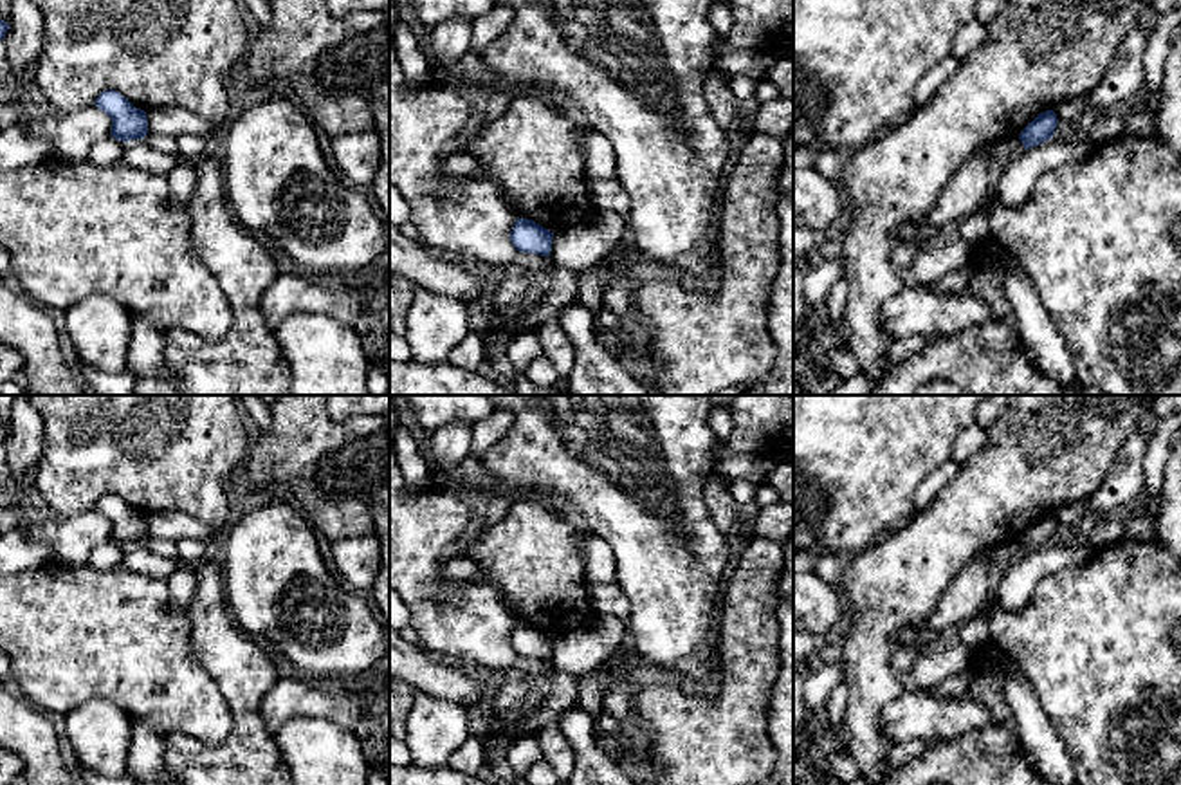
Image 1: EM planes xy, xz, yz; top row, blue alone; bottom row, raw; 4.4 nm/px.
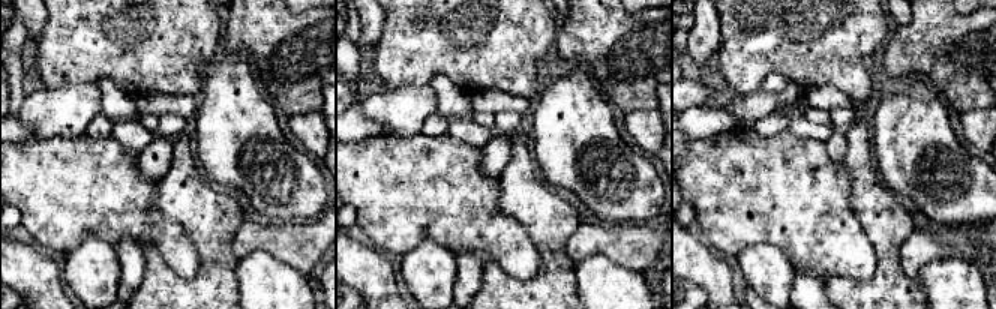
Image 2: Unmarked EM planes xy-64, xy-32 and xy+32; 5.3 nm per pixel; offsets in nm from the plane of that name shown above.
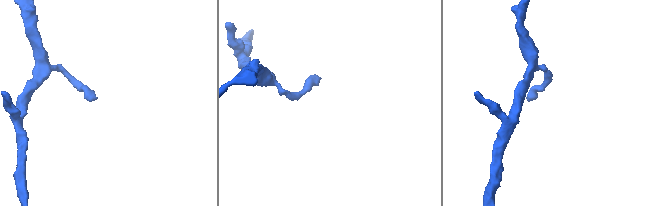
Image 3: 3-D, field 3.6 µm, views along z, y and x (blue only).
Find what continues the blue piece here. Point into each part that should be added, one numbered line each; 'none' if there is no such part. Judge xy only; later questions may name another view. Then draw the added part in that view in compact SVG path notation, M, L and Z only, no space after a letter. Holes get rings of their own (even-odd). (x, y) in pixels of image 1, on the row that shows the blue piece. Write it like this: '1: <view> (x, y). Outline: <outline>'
none

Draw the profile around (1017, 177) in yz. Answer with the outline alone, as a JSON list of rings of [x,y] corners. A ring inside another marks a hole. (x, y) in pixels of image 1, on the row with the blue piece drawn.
[[[1049,139],[1001,166],[993,193],[993,208],[1021,208],[1031,195],[1042,173],[1067,162],[1085,159],[1096,146],[1091,143],[1062,143]]]

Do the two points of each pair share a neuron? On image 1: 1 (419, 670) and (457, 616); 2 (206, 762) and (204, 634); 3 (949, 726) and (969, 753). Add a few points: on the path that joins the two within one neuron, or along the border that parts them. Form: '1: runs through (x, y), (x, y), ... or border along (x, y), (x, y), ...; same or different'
1: border along (417, 645), (426, 652); different
2: runs through (240, 737), (242, 672), (238, 668); same
3: border along (990, 710), (990, 724), (934, 742); different

